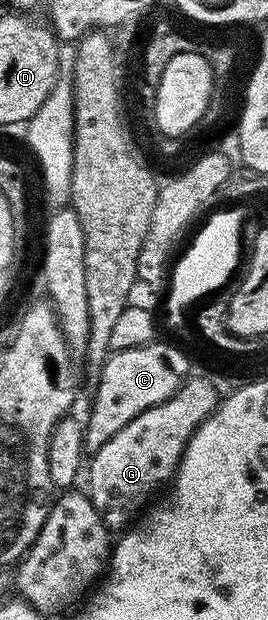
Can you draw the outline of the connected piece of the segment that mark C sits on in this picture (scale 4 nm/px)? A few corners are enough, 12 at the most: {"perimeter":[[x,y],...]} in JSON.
{"perimeter":[[154,340],[113,351],[92,394],[83,449],[177,393],[191,369]]}

